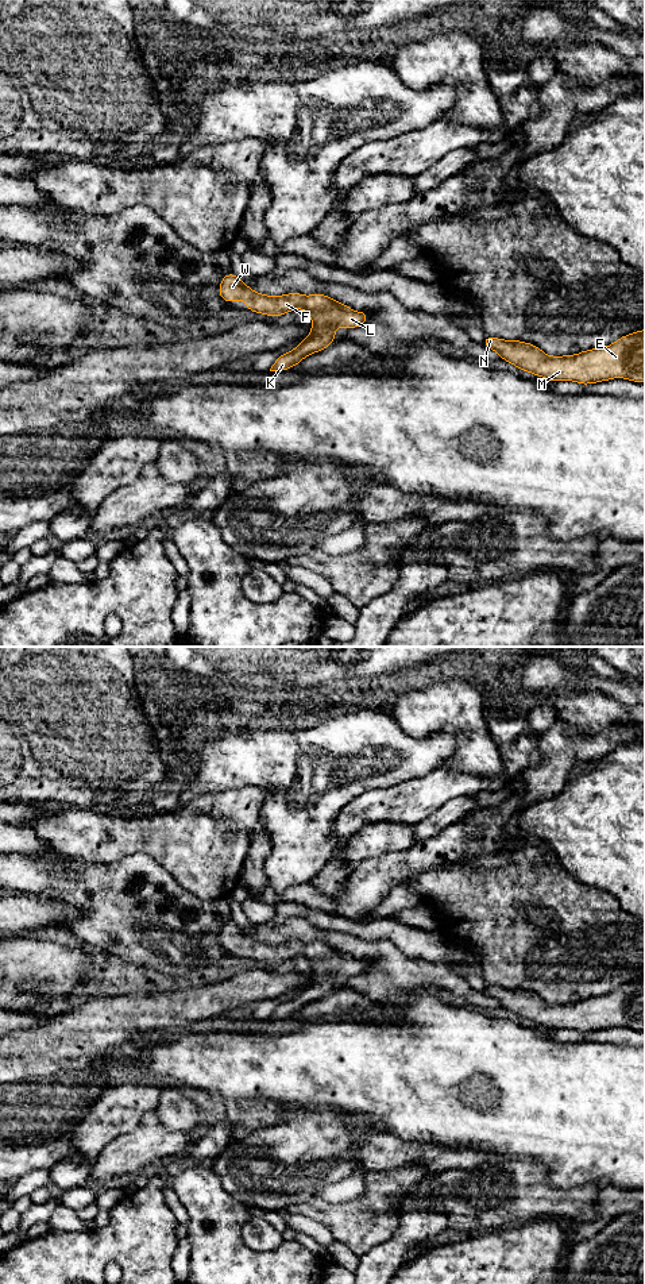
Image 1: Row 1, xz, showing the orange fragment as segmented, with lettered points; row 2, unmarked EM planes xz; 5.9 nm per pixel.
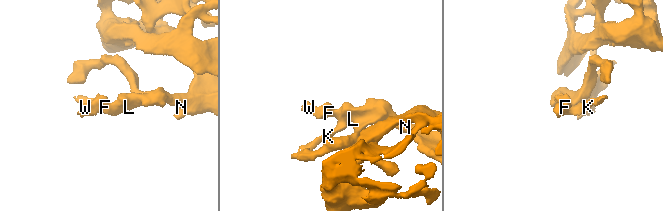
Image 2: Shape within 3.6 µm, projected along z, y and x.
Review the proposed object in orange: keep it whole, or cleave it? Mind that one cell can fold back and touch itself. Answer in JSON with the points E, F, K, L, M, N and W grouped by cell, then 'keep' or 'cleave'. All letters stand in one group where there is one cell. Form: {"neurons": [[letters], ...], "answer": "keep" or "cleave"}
{"neurons": [["E", "F", "K", "L", "M", "N", "W"]], "answer": "keep"}

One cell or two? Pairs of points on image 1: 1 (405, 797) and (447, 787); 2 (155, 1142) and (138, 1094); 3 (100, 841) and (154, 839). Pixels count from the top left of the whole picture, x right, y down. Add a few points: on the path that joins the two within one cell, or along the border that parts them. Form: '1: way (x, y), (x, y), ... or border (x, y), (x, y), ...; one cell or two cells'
1: way (416, 797), (424, 795), (436, 787); one cell
2: border (154, 1110), (149, 1110), (135, 1126), (120, 1134); two cells
3: way (114, 839), (141, 839); one cell

